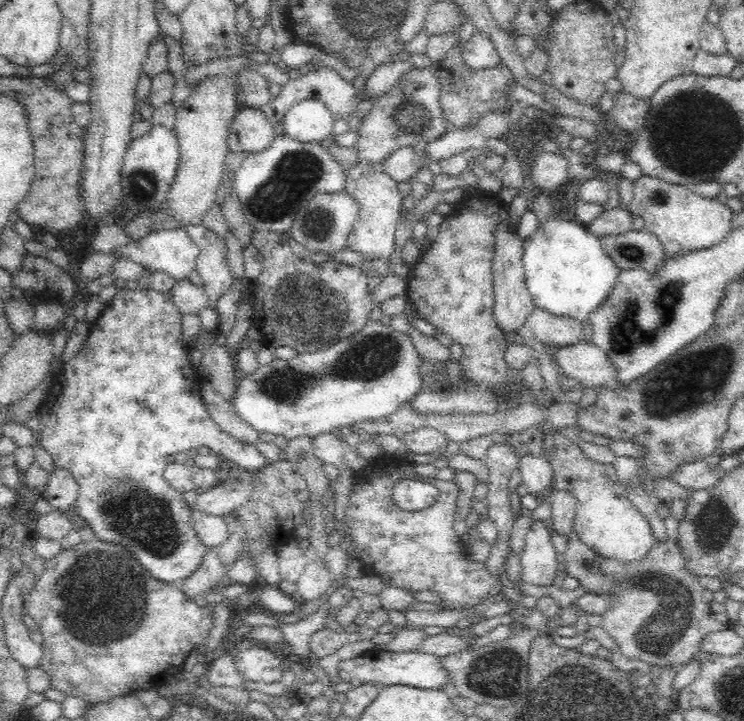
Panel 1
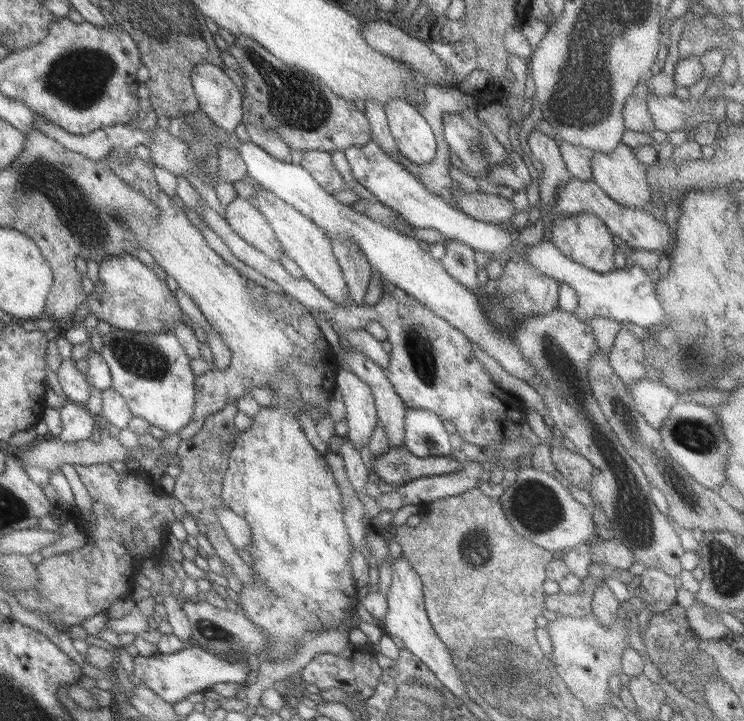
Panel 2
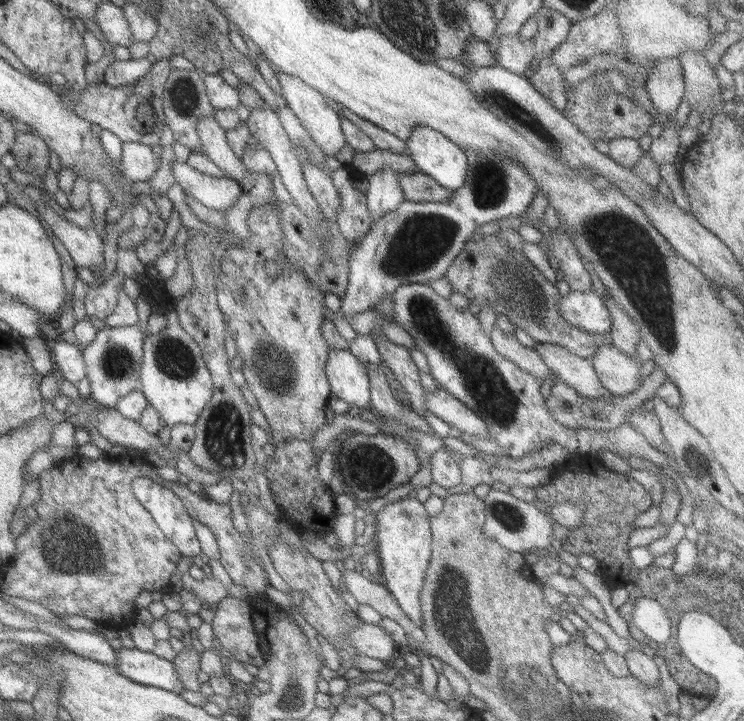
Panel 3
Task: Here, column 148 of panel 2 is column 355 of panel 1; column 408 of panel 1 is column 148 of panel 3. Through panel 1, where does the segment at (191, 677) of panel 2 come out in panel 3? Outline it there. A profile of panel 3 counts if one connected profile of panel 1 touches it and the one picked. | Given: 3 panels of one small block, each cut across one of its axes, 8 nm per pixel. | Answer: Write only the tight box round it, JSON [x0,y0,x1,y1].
[114,648,183,694]

